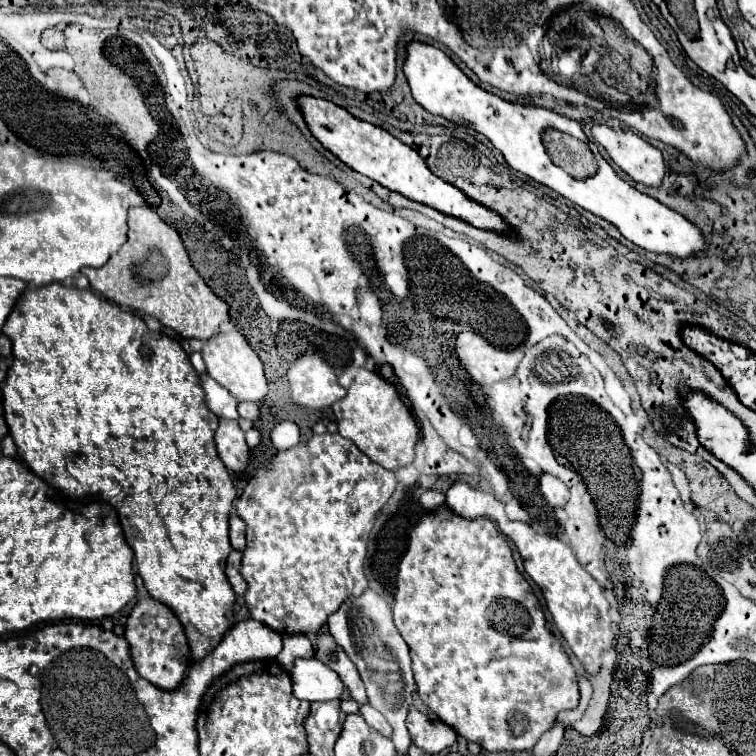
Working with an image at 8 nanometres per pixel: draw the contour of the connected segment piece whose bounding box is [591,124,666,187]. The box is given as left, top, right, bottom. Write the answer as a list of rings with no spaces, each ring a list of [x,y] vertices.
[[[605,124],[594,125],[591,132],[596,142],[608,151],[612,161],[636,183],[660,186],[666,167],[662,153],[656,147],[652,147],[631,130],[617,133]]]

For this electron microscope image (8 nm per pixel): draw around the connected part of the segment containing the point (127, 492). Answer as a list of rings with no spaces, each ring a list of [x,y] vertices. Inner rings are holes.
[[[60,283],[46,285],[46,287],[32,287],[24,291],[18,305],[10,313],[4,333],[12,341],[14,349],[14,363],[8,371],[6,381],[2,383],[4,393],[4,417],[10,427],[10,435],[18,447],[20,457],[30,467],[32,473],[36,473],[40,479],[44,479],[48,485],[60,489],[64,495],[68,495],[72,501],[84,501],[88,497],[94,497],[98,501],[110,503],[120,517],[124,537],[128,545],[134,549],[134,559],[138,565],[138,573],[144,579],[146,591],[158,599],[164,601],[180,619],[184,625],[188,645],[192,651],[192,657],[196,661],[204,659],[224,637],[224,633],[234,625],[234,603],[236,593],[232,585],[228,583],[228,577],[224,573],[226,559],[232,551],[232,545],[228,541],[228,517],[232,503],[236,499],[236,489],[230,481],[230,473],[220,461],[214,445],[214,433],[218,427],[218,417],[208,409],[204,401],[204,389],[200,383],[198,373],[194,371],[192,363],[188,361],[188,353],[180,345],[178,339],[172,339],[164,333],[150,331],[142,317],[132,315],[130,311],[122,307],[114,307],[112,303],[98,297],[94,291],[84,291],[76,287],[66,287]]]

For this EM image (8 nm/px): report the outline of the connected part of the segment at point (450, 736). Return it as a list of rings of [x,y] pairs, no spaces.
[[[410,709],[406,727],[412,743],[430,755],[440,753],[456,743],[456,733],[450,727],[446,727],[446,723],[434,721],[426,713],[420,713],[416,709]]]

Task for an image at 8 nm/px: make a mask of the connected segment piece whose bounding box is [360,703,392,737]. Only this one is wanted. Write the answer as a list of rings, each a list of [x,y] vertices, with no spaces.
[[[370,703],[360,705],[360,715],[366,719],[366,723],[368,723],[370,727],[374,727],[376,731],[380,731],[380,733],[386,735],[386,737],[392,737],[392,727],[386,723],[384,715],[380,715],[380,711],[376,711]]]

